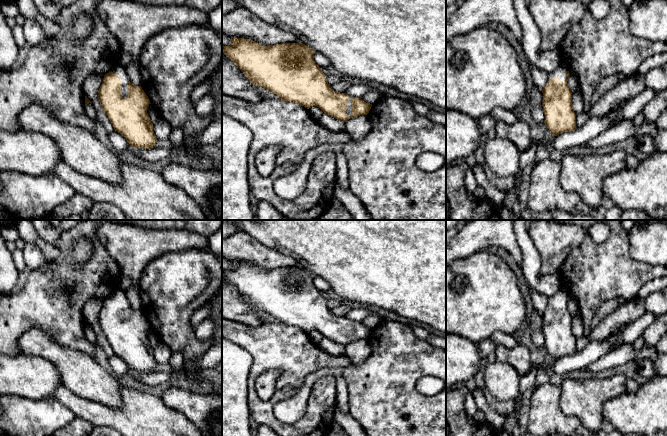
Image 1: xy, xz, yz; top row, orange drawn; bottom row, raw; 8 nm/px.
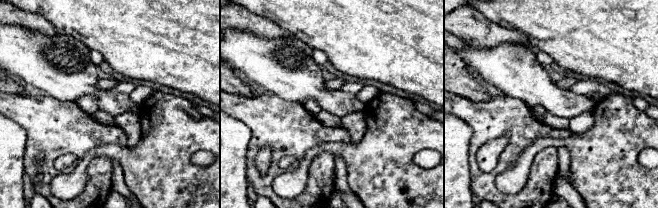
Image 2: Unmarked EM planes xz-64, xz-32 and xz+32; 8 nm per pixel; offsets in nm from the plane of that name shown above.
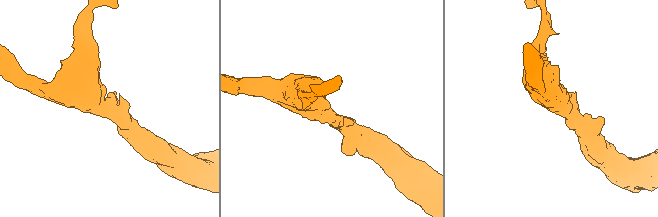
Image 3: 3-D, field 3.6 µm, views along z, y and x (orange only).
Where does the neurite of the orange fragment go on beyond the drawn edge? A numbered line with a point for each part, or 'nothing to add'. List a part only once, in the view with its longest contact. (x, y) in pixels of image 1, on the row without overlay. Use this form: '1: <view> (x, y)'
1: xy (119, 294)

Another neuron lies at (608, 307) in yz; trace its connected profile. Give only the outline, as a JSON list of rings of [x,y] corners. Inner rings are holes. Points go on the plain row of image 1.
[[[617,298],[605,301],[604,304],[598,309],[596,314],[593,316],[592,327],[596,327],[599,323],[607,316],[612,314],[615,309],[619,306]]]

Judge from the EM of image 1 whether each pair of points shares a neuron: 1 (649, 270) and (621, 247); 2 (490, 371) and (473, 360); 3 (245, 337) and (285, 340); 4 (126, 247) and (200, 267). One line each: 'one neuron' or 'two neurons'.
1: one neuron
2: two neurons
3: one neuron
4: two neurons

